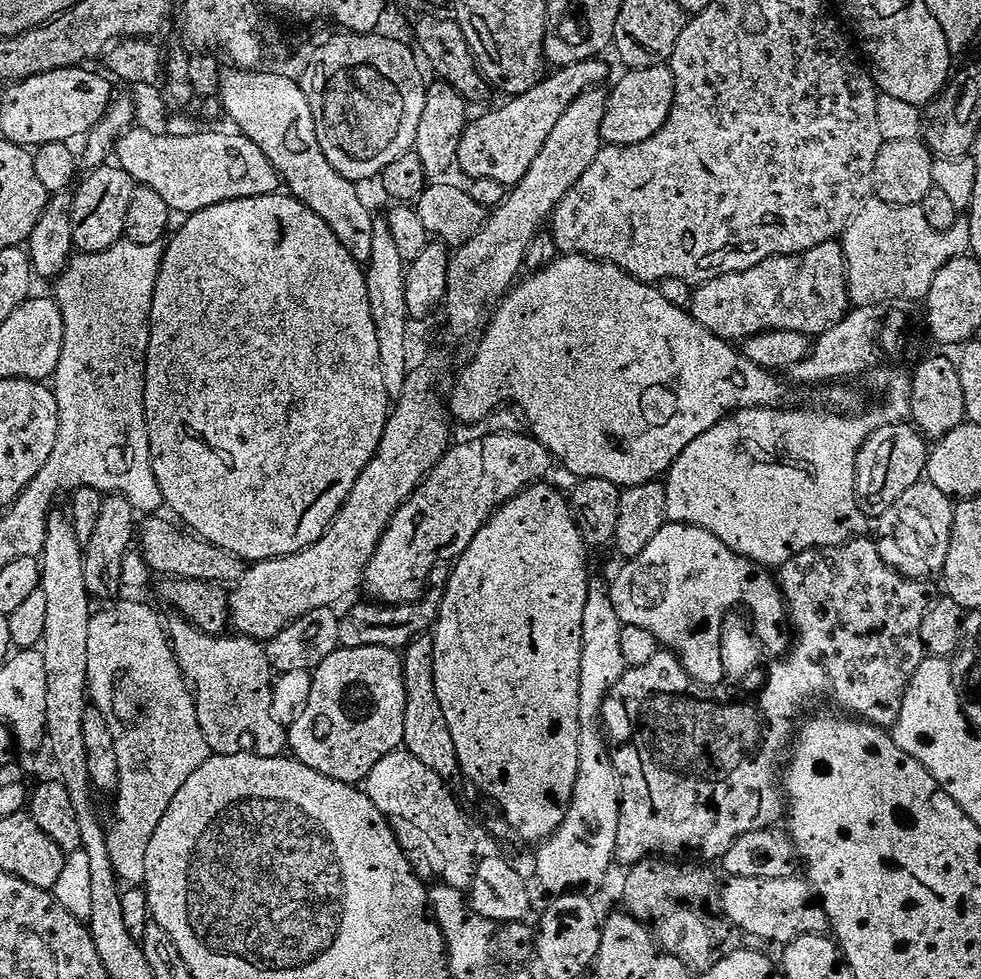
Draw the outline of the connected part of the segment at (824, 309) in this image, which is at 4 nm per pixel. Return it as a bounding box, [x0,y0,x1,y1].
[687,240,849,342]

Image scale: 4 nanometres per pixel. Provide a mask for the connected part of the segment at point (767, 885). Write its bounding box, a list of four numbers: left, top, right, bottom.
[718,874,829,946]

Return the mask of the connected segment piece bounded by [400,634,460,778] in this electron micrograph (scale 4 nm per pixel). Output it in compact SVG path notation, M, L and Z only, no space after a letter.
M417 634L409 644L403 645L402 680L406 690L406 710L402 714L403 747L407 748L418 762L430 766L440 776L451 778L457 775L460 763L454 750L454 738L450 738L450 726L442 714L438 694L434 690L434 658L432 638L428 634Z

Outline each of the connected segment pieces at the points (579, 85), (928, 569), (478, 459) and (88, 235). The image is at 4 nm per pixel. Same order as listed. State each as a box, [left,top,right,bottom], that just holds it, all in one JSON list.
[[454,58,608,186],[874,478,954,578],[363,431,552,606],[71,162,133,252]]

